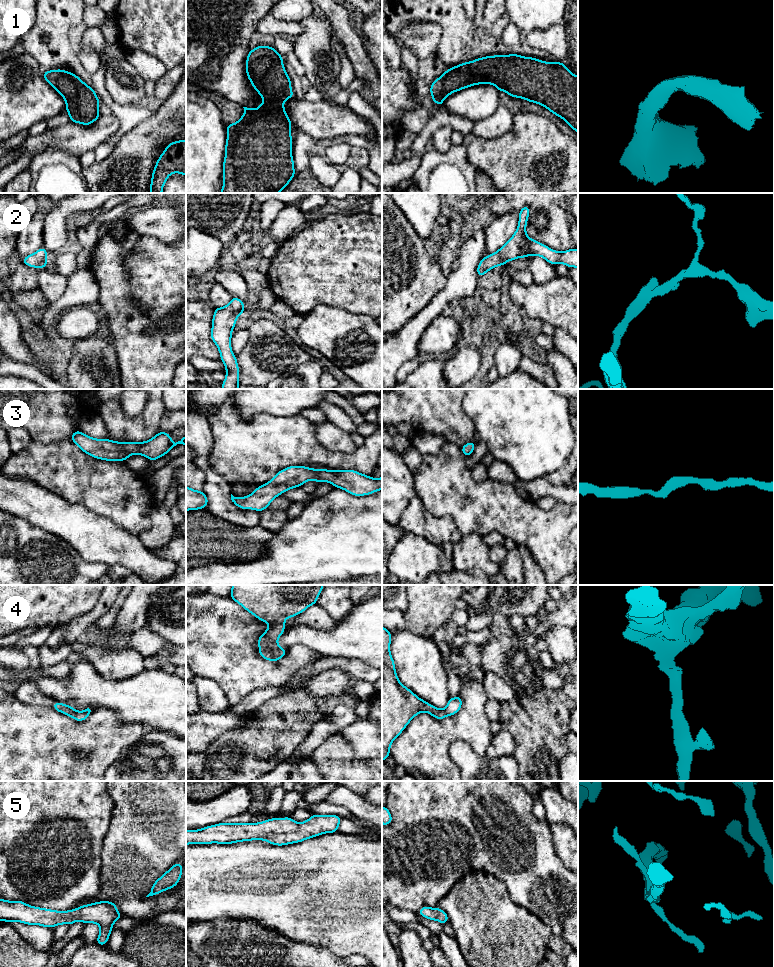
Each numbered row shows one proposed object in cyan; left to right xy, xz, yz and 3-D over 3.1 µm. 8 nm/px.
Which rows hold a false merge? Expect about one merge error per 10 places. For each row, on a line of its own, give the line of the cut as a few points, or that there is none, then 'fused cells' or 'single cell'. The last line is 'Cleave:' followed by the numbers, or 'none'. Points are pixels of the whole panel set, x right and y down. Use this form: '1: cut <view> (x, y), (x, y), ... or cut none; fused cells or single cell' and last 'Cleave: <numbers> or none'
1: cut none; single cell
2: cut none; single cell
3: cut none; single cell
4: cut none; single cell
5: cut none; single cell
Cleave: none

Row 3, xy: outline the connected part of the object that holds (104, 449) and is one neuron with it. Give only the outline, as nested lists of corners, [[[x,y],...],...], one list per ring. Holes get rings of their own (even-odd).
[[[76,430],[71,440],[86,454],[107,461],[125,461],[134,454],[155,461],[166,455],[177,444],[186,446],[186,435],[178,442],[171,440],[169,433],[158,432],[152,439],[145,442],[116,442],[108,439],[95,439]]]

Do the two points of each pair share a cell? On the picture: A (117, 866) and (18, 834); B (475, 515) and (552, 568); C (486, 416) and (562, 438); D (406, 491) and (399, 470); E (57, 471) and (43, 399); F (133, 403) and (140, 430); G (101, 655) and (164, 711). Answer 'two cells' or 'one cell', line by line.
A: two cells
B: one cell
C: one cell
D: one cell
E: two cells
F: two cells
G: two cells

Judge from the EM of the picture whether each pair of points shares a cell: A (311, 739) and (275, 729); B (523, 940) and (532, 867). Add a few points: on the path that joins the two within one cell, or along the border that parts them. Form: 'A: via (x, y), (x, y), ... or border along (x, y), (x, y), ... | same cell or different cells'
A: border along (320, 720), (312, 726), (293, 752) | different cells
B: border along (509, 894), (516, 903), (525, 907), (545, 924) | different cells

